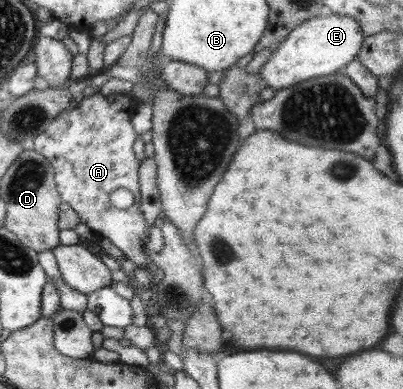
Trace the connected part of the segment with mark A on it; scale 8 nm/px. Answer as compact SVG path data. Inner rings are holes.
M95 93L85 96L81 103L69 112L63 112L57 116L43 133L33 138L33 150L45 156L54 167L55 183L61 198L61 202L67 203L77 213L81 224L85 224L96 237L113 243L123 253L123 256L130 259L135 266L145 269L153 269L150 258L152 254L144 249L144 244L149 241L147 237L147 223L139 211L140 183L139 166L133 143L139 137L133 129L132 117L138 109L138 100L133 99L125 93L111 93L104 96ZM119 188L129 189L135 195L135 203L129 209L117 209L111 205L111 192Z

